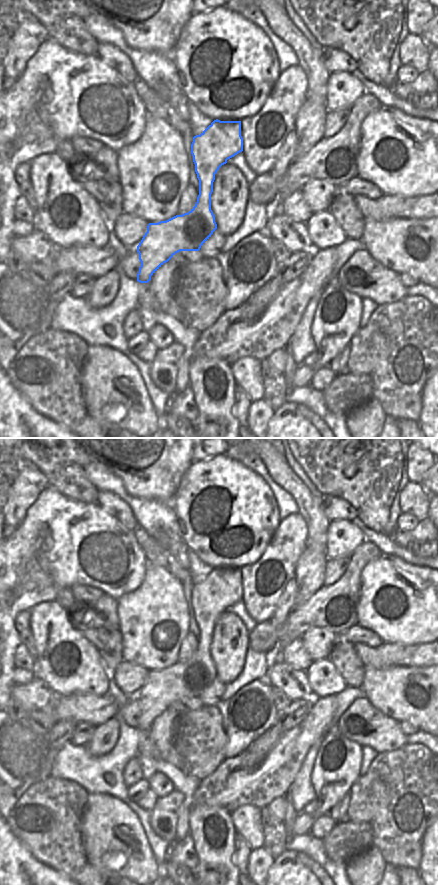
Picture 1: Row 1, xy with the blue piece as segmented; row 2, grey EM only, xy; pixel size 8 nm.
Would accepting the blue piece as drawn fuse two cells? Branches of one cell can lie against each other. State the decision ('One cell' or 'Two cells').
One cell.

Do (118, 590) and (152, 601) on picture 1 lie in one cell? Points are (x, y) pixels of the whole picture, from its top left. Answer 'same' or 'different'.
different

